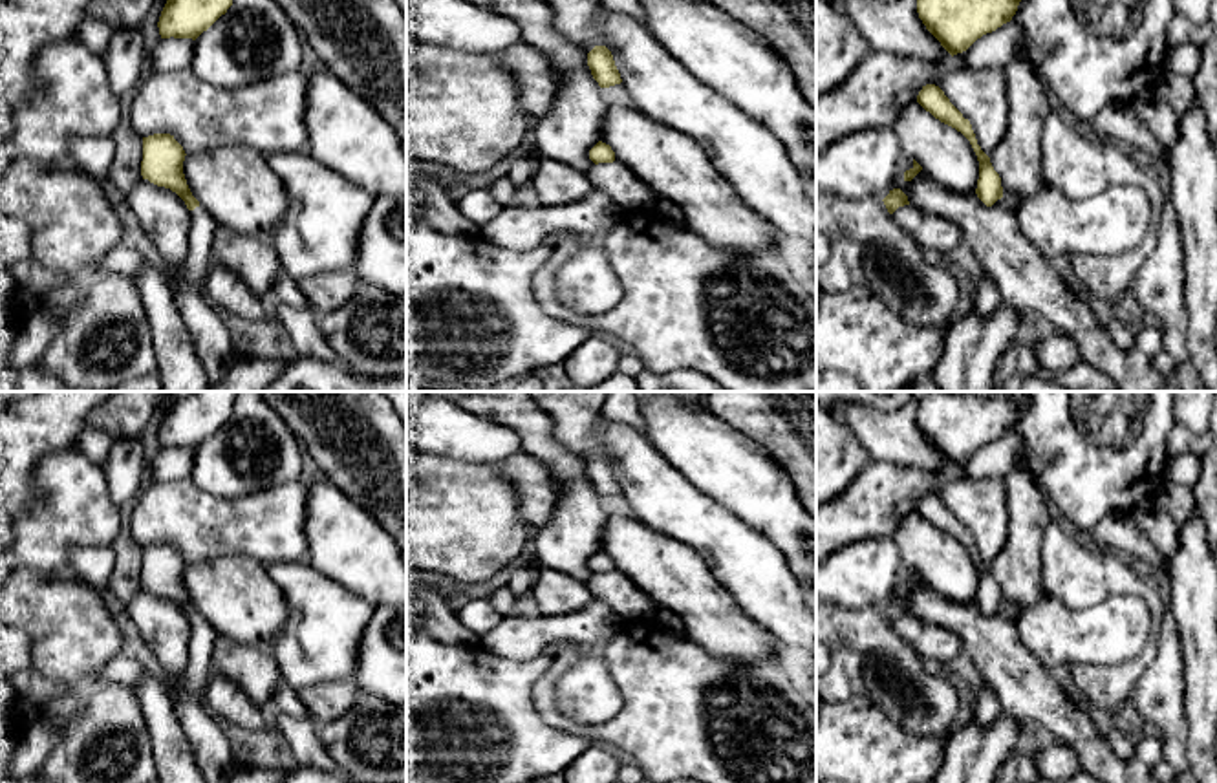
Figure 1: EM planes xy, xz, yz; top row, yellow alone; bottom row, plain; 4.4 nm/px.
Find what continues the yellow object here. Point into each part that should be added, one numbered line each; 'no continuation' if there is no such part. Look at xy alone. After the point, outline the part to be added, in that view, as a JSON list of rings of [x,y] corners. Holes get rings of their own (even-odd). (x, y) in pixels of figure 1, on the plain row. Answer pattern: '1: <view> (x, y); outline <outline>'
1: xy (213, 752); outline [[[203,615],[190,620],[190,627],[187,681],[185,688],[174,693],[176,715],[194,748],[205,783],[229,783],[238,763],[223,726],[199,701],[199,692],[207,686],[212,673],[210,657],[218,633]]]

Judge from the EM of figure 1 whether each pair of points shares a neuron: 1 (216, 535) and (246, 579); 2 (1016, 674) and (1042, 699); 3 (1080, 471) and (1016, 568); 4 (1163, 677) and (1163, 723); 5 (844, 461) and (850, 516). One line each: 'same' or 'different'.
1: different
2: same
3: different
4: same
5: different

